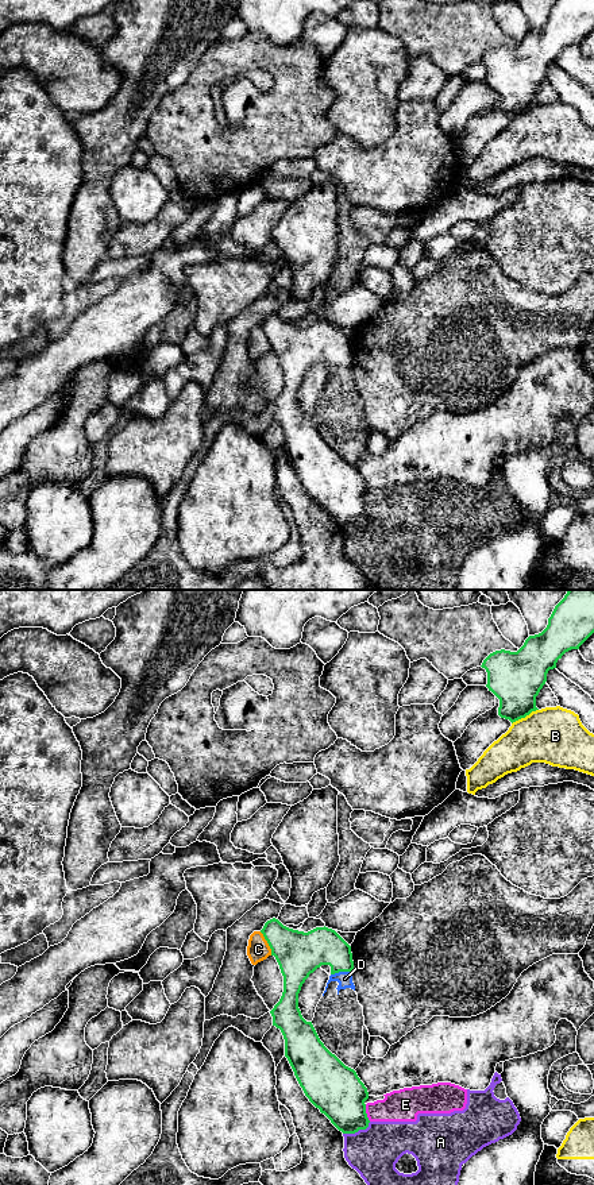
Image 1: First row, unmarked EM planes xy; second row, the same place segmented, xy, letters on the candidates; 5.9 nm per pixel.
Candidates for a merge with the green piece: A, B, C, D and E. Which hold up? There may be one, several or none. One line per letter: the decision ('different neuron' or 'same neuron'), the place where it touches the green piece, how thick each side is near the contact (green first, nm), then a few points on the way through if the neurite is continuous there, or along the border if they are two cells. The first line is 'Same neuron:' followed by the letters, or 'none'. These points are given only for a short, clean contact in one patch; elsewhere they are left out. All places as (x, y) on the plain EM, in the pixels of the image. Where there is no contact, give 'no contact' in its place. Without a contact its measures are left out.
Same neuron: none
A: different neuron | xy (357, 527) | 300/300 nm
B: different neuron | xy (524, 112) | 320/340 nm
C: different neuron | xy (267, 338) | 260/140 nm | along xy (259, 327), (272, 350)
D: different neuron | xy (340, 366) | 240/90 nm | along xy (351, 366), (339, 366), (331, 370)
E: different neuron | xy (365, 508) | 300/190 nm | along xy (365, 500), (365, 508), (370, 516)

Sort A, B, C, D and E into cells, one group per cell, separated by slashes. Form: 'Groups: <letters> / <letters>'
Groups: A E / B / C / D

